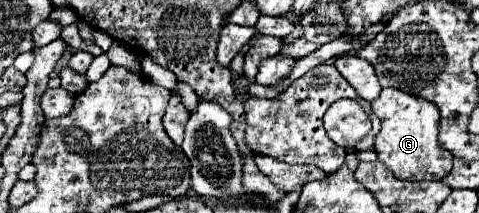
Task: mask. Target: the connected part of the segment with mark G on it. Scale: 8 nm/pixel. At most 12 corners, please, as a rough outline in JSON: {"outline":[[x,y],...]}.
{"outline":[[383,89],[379,161],[395,177],[437,181],[453,167],[439,147],[439,109]]}

